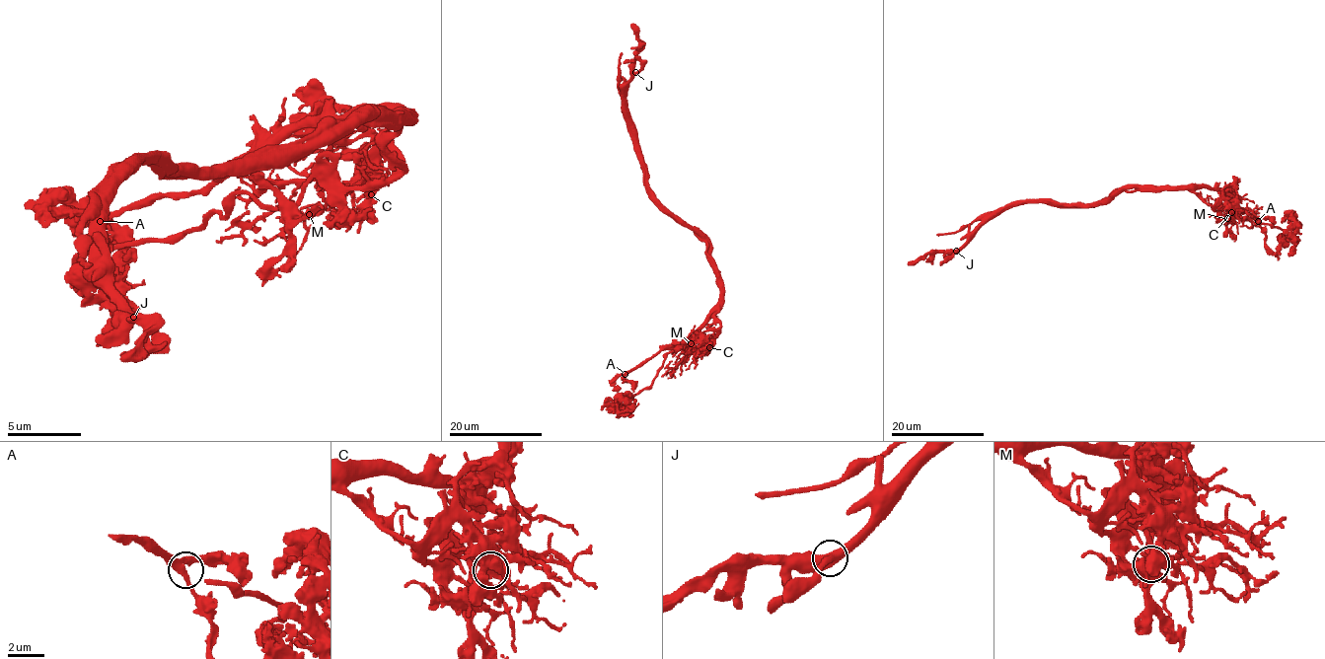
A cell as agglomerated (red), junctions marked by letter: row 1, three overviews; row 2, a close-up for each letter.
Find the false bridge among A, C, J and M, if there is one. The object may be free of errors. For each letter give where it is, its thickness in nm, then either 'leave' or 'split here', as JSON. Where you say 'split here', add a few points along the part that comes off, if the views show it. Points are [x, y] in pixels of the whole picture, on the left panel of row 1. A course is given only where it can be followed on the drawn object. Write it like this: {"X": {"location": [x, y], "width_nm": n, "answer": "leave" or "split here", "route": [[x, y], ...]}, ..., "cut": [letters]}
{"A": {"location": [100, 221], "width_nm": 300, "answer": "leave"}, "C": {"location": [371, 194], "width_nm": 440, "answer": "leave"}, "J": {"location": [133, 317], "width_nm": 440, "answer": "leave"}, "M": {"location": [309, 214], "width_nm": 220, "answer": "split here", "route": [[308, 213], [359, 187], [407, 109], [219, 173], [118, 165], [82, 232], [89, 265]]}, "cut": ["M"]}

